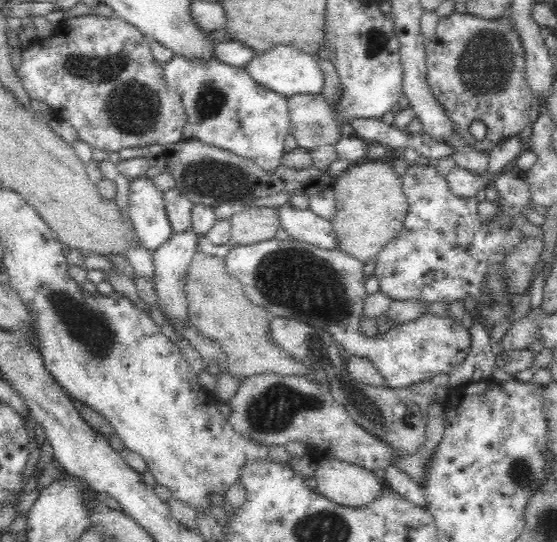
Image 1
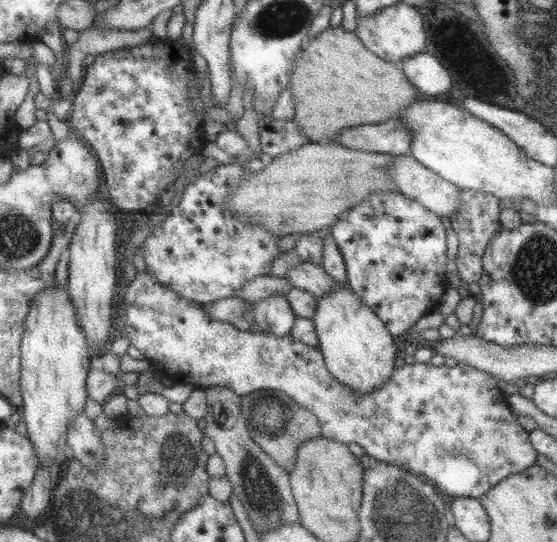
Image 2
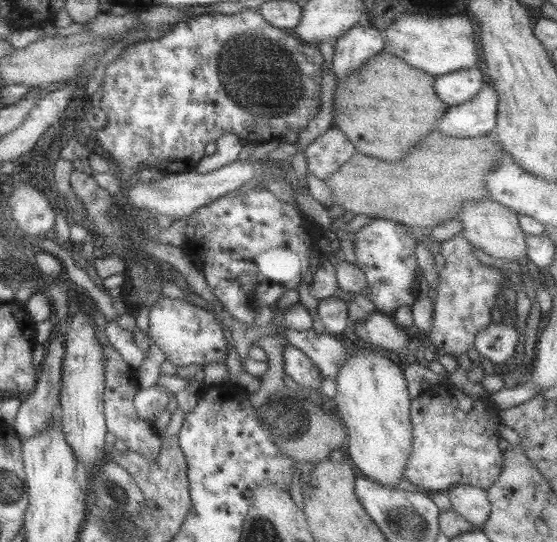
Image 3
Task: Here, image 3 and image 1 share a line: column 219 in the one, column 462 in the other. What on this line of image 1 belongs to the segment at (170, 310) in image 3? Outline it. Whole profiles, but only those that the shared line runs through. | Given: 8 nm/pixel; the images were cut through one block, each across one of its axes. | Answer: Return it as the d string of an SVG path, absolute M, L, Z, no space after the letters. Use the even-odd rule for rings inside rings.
M272 238L260 244L240 244L240 246L234 244L234 248L224 258L224 264L226 264L226 272L242 284L248 300L252 300L264 312L268 312L270 318L300 320L304 324L320 328L322 332L326 330L342 348L342 354L348 360L374 364L388 388L408 388L422 382L430 382L436 374L450 374L456 366L460 366L466 360L470 352L472 336L464 330L462 320L454 320L448 316L440 318L440 316L432 316L430 312L418 320L412 320L410 324L406 324L406 328L398 328L384 334L378 332L376 336L364 336L360 332L360 322L362 318L366 318L364 300L370 296L364 286L368 280L368 276L364 274L366 264L342 250L324 250L298 240Z

